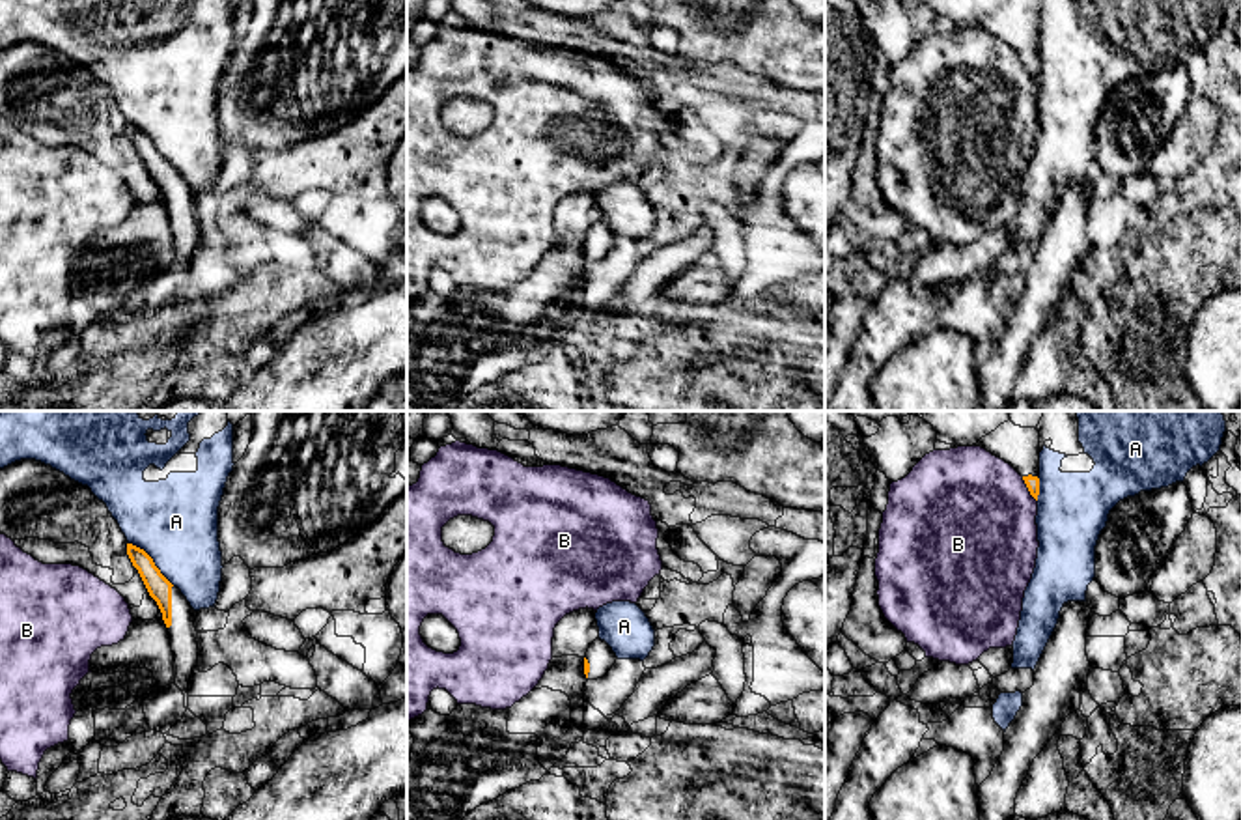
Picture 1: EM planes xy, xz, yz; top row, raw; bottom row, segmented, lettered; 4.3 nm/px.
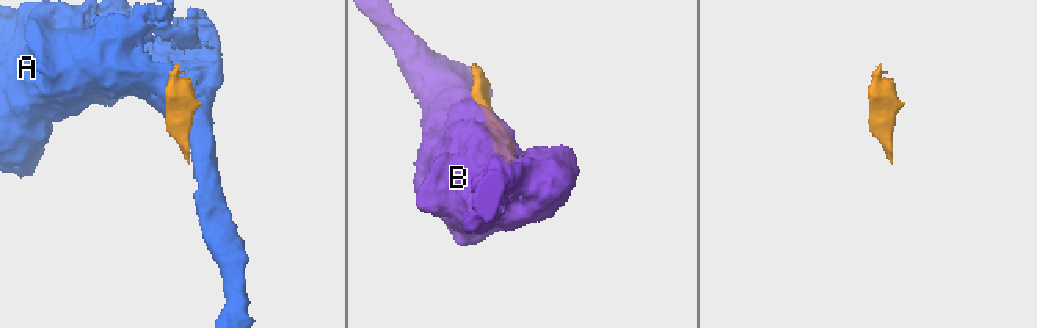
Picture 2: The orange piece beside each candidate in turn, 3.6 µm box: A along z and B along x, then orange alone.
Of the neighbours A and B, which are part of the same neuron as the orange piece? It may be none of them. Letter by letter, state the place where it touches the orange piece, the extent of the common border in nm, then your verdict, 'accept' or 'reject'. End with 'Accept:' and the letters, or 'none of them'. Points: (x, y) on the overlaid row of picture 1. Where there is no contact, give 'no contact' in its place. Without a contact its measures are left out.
A: contact xy (152, 561); length 280 nm; reject
B: contact yz (1029, 490); length 130 nm; reject
Accept: none of them

